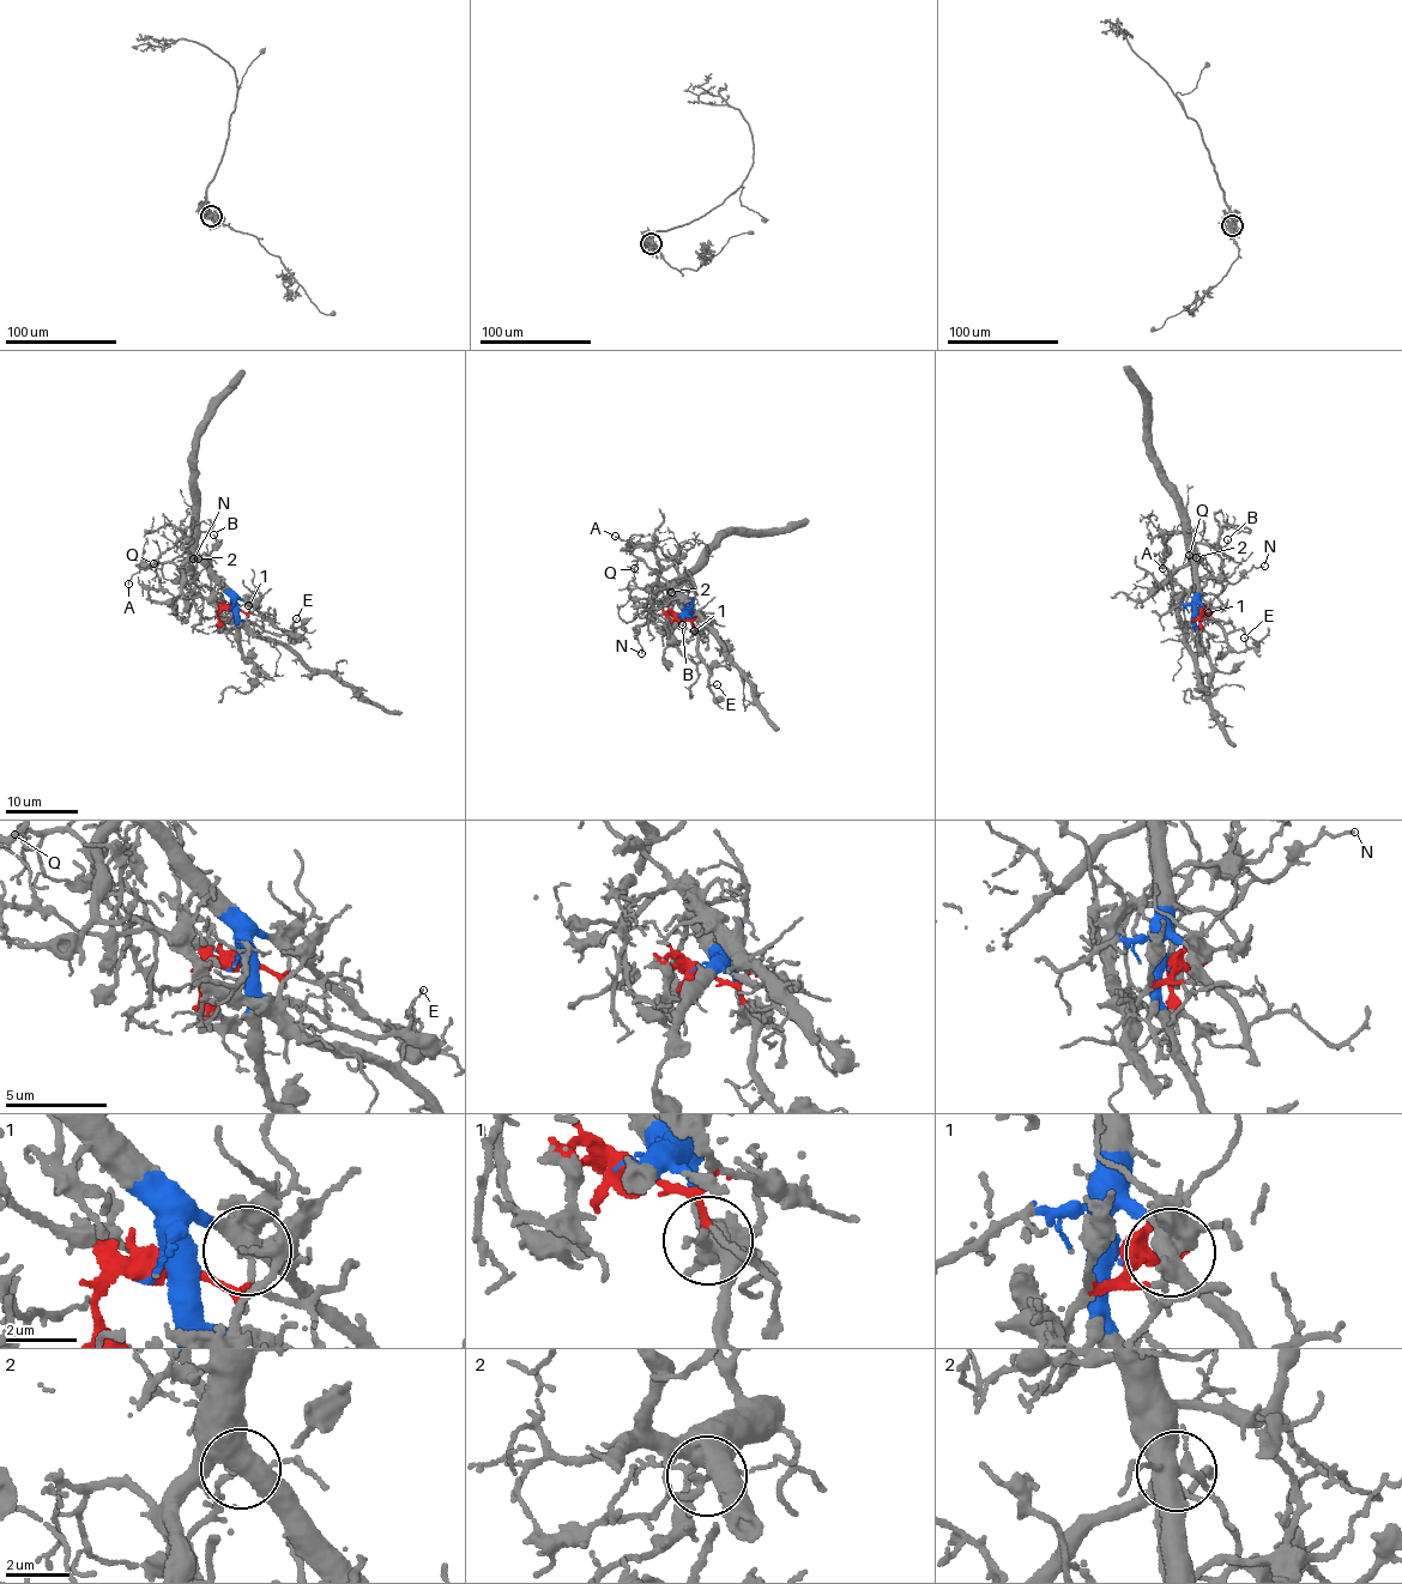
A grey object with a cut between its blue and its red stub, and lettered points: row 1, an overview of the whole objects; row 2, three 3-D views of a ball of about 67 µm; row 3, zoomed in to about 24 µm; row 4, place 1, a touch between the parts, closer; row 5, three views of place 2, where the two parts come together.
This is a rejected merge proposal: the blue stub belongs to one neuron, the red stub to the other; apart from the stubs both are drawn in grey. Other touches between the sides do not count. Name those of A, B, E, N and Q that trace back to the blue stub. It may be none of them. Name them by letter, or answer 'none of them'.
A, E, Q

